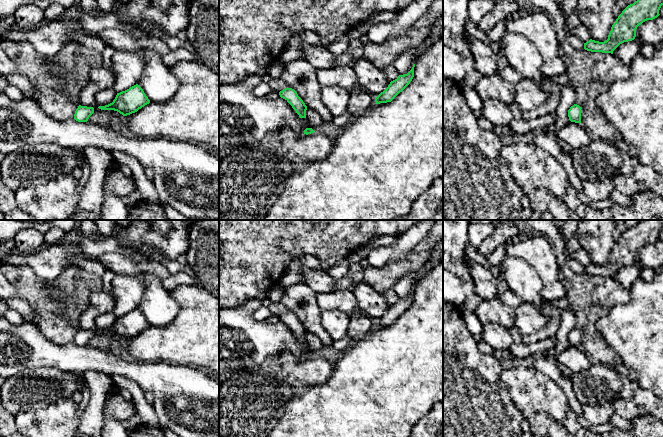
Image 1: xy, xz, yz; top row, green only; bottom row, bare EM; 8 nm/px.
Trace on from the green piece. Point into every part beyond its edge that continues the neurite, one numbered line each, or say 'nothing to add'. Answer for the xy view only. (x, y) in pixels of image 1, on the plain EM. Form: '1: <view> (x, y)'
nothing to add

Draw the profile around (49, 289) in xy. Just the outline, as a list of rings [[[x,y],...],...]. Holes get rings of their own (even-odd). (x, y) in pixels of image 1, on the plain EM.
[[[49,281],[45,282],[45,284],[43,285],[43,289],[46,294],[52,296],[55,299],[58,299],[61,295],[63,295],[61,289],[51,285]]]

